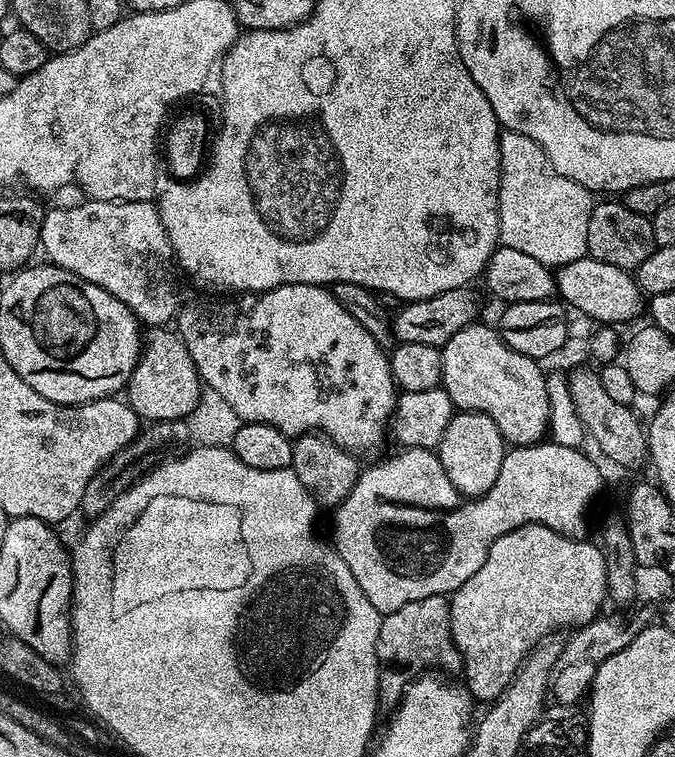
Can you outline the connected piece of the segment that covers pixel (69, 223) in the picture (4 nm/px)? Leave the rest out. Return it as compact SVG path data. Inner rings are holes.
M89 200L73 208L48 208L40 227L40 248L47 259L60 268L102 286L118 302L125 304L144 326L164 326L175 317L182 295L176 289L178 265L174 259L168 231L162 226L159 207L152 200Z

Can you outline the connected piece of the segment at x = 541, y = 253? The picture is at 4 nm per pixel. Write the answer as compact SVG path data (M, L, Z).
M501 131L499 154L500 244L521 251L551 268L559 268L586 256L587 227L594 207L593 193L553 171L541 146L517 131Z

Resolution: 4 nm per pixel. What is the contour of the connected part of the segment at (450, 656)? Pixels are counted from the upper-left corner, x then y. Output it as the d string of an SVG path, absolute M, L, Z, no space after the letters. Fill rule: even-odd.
M449 597L418 598L418 602L406 602L406 606L398 606L398 610L387 613L380 622L376 653L381 665L397 664L400 668L409 668L412 674L444 670L440 668L459 673L462 661L452 637Z

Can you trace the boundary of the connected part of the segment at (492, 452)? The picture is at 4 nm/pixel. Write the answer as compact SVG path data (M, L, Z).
M457 411L450 426L446 426L446 434L442 434L438 455L442 470L446 470L446 478L450 478L452 485L462 495L475 498L486 494L490 486L498 482L505 451L504 435L498 430L494 418L490 418L485 412Z

